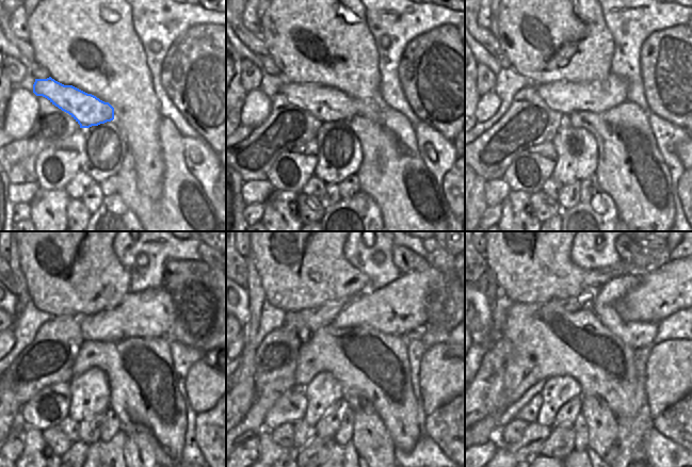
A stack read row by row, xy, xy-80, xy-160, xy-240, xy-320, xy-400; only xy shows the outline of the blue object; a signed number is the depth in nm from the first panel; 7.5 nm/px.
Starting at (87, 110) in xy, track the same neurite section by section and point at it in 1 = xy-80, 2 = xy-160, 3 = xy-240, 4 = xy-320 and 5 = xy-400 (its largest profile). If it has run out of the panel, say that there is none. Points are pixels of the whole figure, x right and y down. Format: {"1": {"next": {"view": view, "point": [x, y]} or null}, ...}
{"1": {"next": {"view": "xy-80", "point": [326, 103]}}, "2": {"next": {"view": "xy-160", "point": [565, 97]}}, "3": {"next": {"view": "xy-240", "point": [150, 313]}}, "4": {"next": {"view": "xy-320", "point": [399, 308]}}, "5": {"next": {"view": "xy-400", "point": [677, 285]}}}

